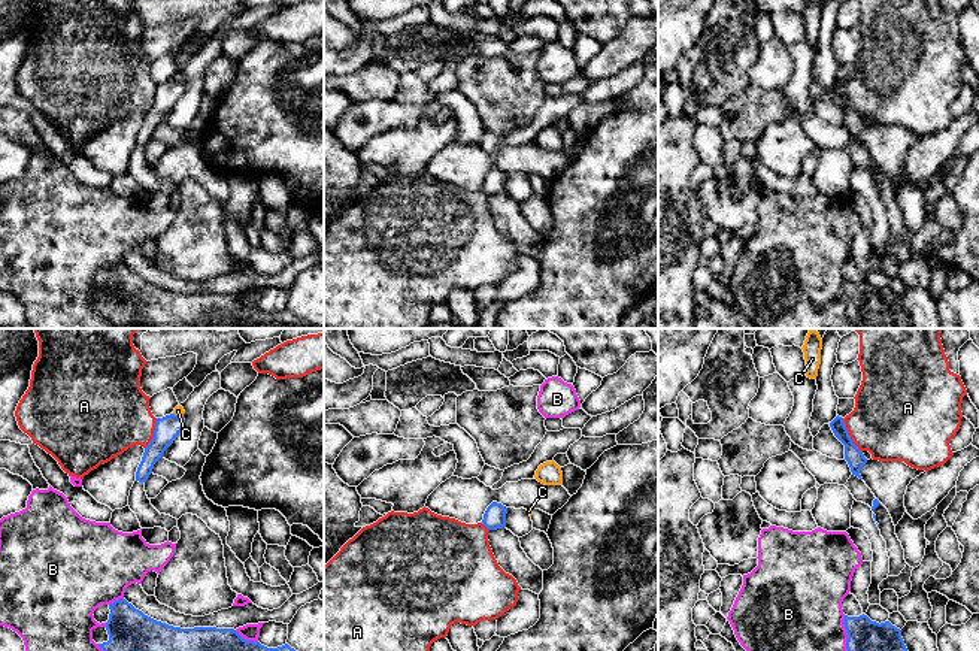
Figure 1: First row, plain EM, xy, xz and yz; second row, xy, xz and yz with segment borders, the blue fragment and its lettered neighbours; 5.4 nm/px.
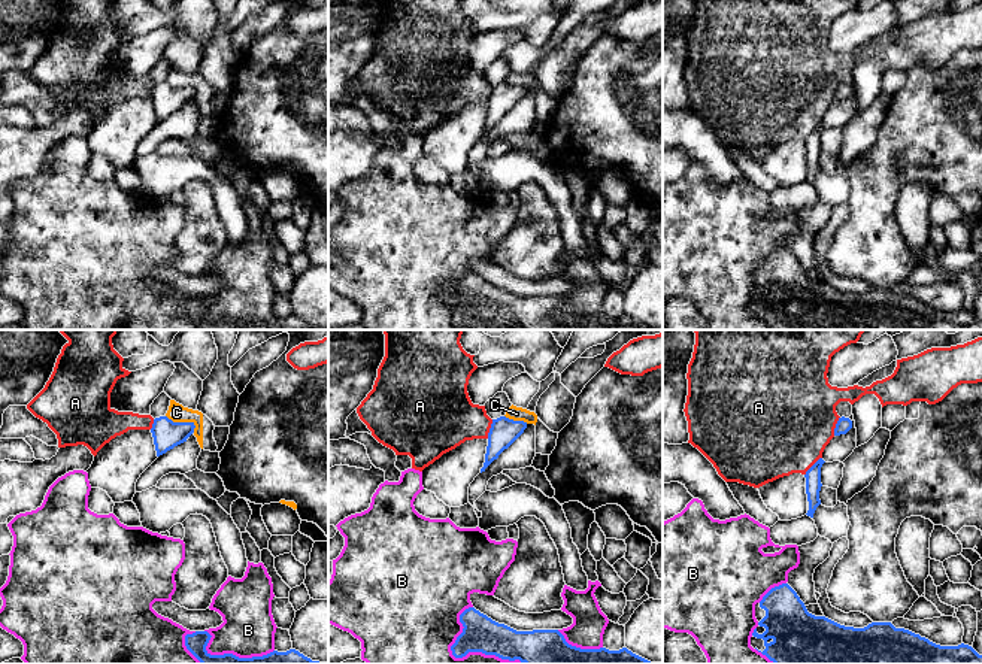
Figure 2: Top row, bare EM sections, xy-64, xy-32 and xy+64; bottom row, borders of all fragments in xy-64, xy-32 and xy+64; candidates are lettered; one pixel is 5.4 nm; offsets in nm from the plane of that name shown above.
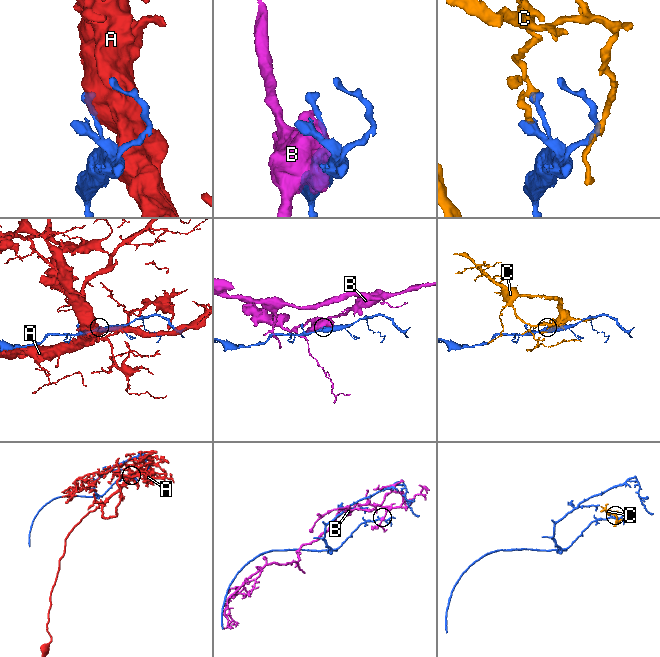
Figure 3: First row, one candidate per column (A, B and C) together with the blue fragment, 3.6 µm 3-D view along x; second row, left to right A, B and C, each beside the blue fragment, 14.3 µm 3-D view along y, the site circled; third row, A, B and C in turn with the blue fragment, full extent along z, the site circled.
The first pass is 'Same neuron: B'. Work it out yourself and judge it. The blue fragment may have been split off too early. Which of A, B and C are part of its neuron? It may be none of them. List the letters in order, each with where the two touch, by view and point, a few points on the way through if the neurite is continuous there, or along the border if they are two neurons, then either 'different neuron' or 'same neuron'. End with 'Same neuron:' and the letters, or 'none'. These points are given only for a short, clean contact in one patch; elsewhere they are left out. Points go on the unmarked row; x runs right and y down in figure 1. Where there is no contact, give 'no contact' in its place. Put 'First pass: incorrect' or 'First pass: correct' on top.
First pass: incorrect
A: yz (849, 102) | different neuron
B: yz (848, 305) | different neuron
C: xy (176, 81) | along xy (173, 78), (182, 82) | different neuron
Same neuron: none

